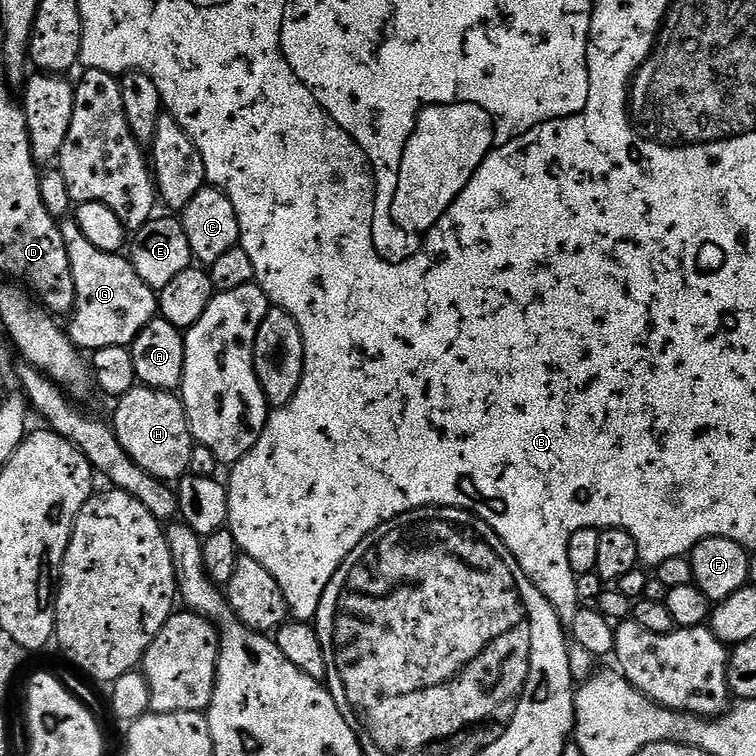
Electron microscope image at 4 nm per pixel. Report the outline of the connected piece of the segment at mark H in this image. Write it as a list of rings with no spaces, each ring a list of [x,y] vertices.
[[[137,386],[131,388],[125,396],[115,401],[116,413],[110,416],[110,423],[116,433],[118,442],[126,450],[126,454],[142,470],[146,470],[151,476],[157,476],[165,482],[179,481],[180,477],[188,472],[190,466],[190,454],[192,453],[192,431],[188,425],[188,415],[184,412],[184,401],[175,391],[162,392],[158,388],[146,388]]]

